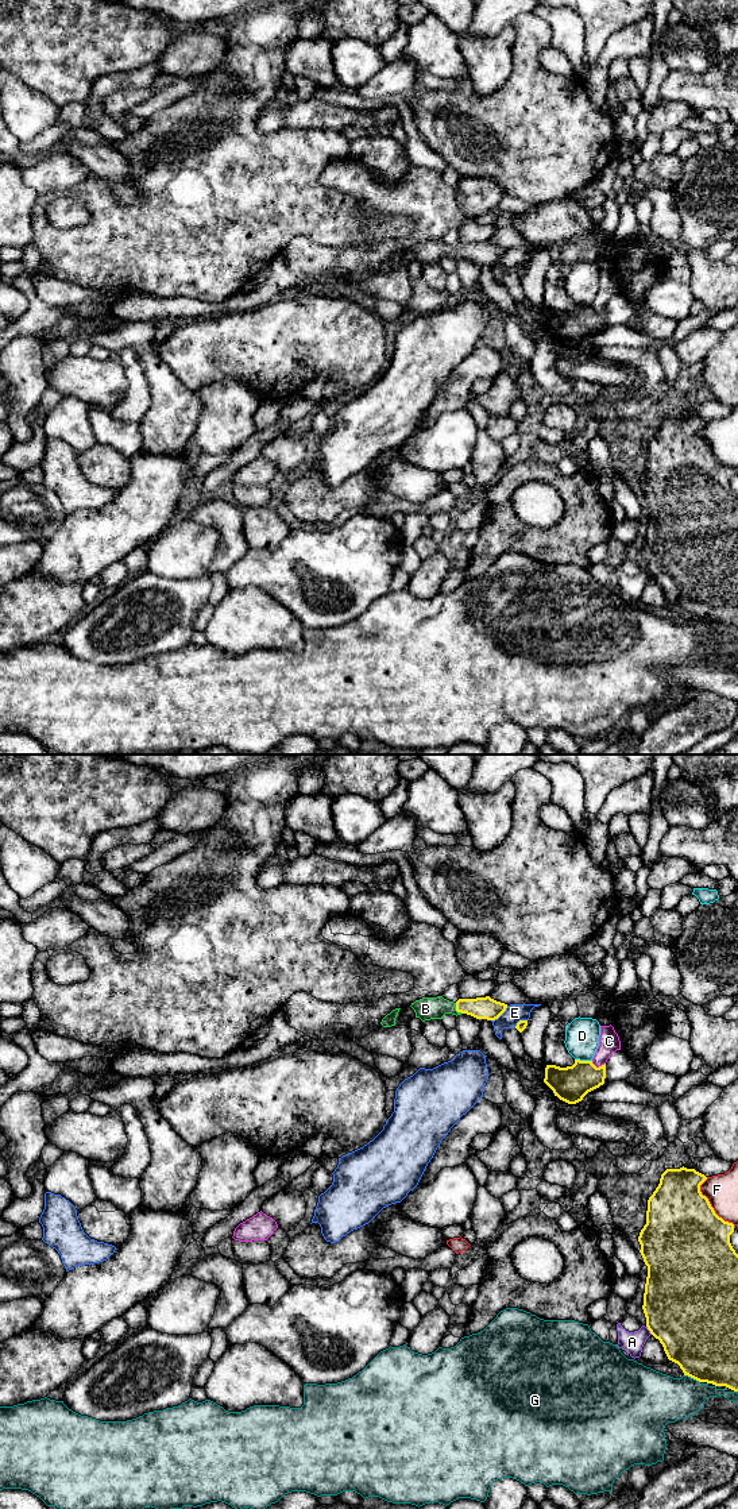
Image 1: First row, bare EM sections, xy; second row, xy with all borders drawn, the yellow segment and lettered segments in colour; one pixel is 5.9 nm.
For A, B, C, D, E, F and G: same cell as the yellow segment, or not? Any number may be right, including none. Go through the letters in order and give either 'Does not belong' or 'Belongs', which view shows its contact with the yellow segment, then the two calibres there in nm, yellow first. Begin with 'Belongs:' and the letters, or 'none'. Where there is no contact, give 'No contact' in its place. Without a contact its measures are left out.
Belongs: B
A: Does not belong. Touches yellow in xy. Thickness 480 nm (yellow) against 130 nm
B: Belongs. Touches yellow in xy. Thickness 130 nm (yellow) against 140 nm
C: Does not belong. Touches yellow in xy. Thickness 220 nm (yellow) against 130 nm
D: Does not belong. Touches yellow in xy. Thickness 220 nm (yellow) against 200 nm
E: Does not belong. Touches yellow in xy. Thickness 130 nm (yellow) against 110 nm
F: Does not belong. Touches yellow in xy. Thickness 480 nm (yellow) against 190 nm
G: Does not belong. Touches yellow in xy. Thickness 440 nm (yellow) against 300 nm

